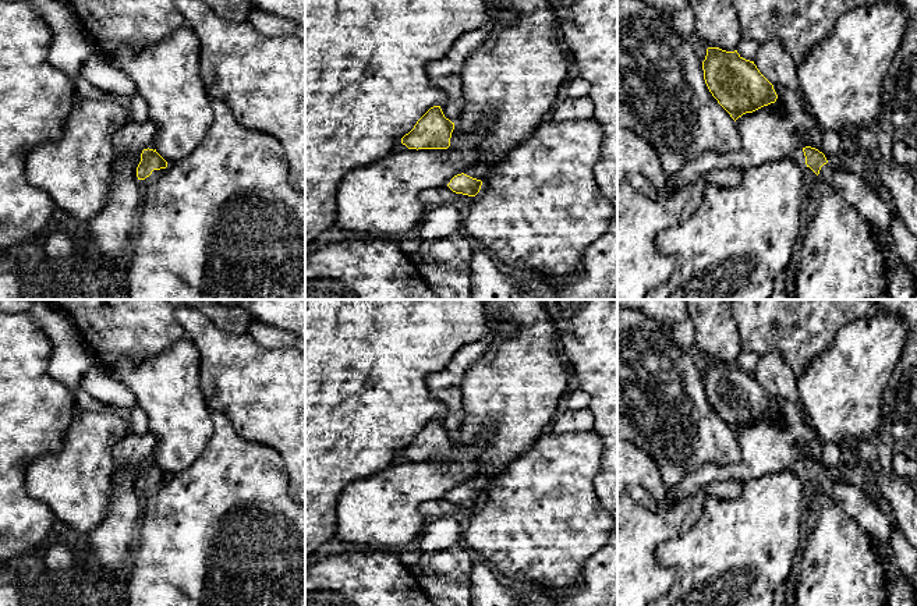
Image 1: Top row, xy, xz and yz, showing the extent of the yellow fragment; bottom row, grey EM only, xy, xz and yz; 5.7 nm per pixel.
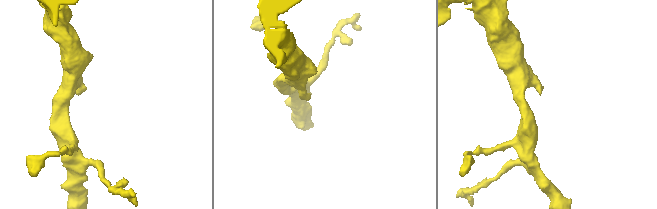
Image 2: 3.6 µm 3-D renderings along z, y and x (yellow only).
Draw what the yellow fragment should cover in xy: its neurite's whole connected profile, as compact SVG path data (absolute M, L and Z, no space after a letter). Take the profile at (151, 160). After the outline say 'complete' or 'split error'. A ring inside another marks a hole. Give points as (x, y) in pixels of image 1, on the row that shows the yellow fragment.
M144 149L141 153L141 162L137 167L137 177L142 185L153 181L159 174L164 171L167 162L156 152L156 149Z; split error

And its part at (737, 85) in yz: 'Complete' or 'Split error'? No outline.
Complete

